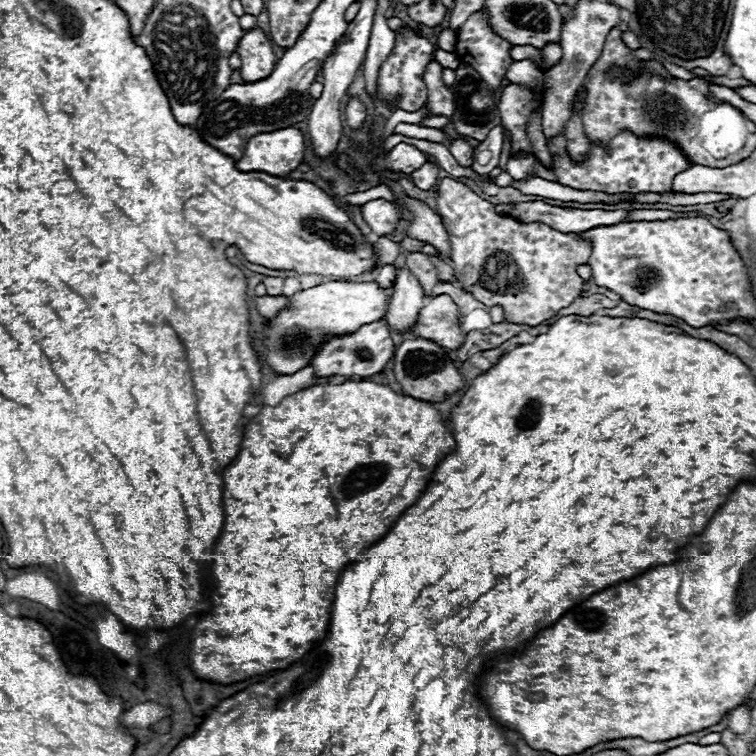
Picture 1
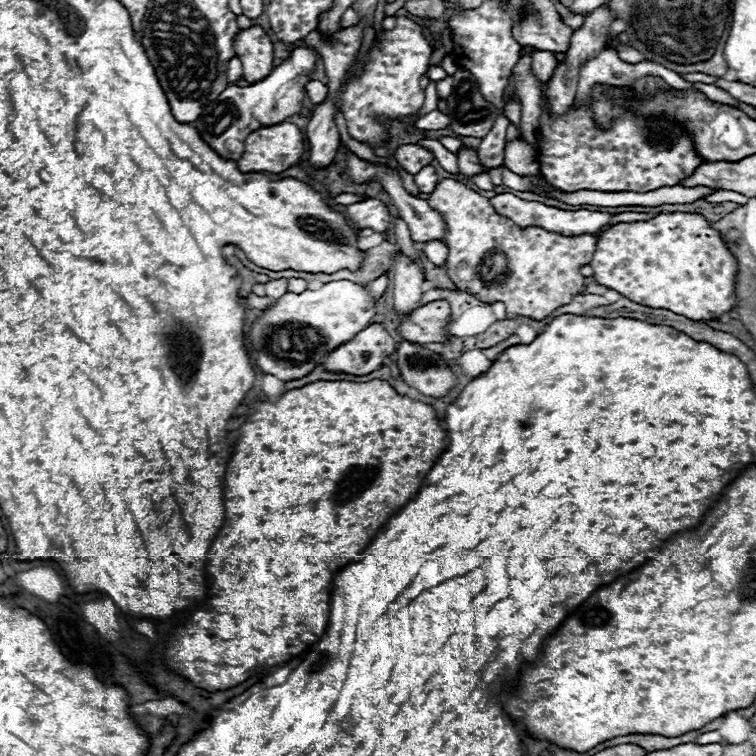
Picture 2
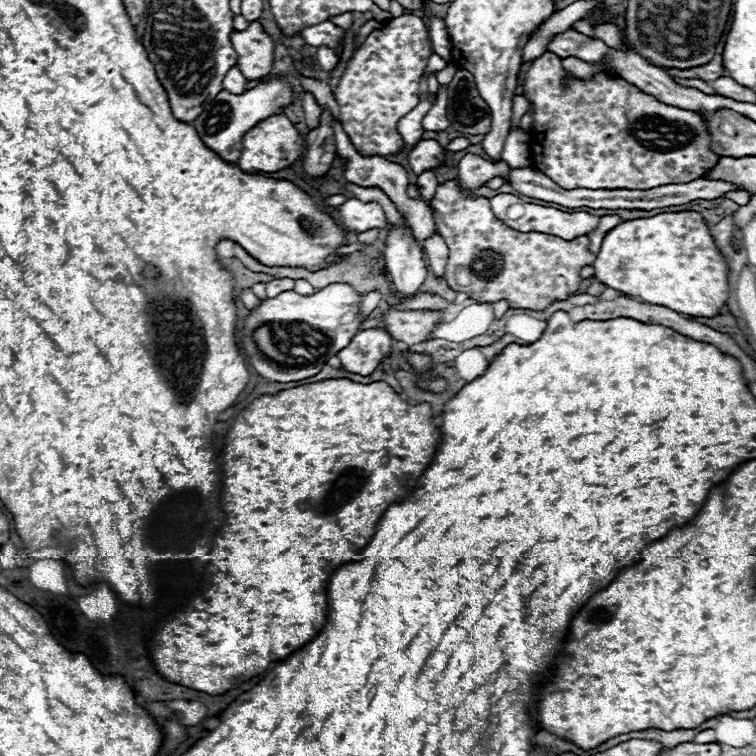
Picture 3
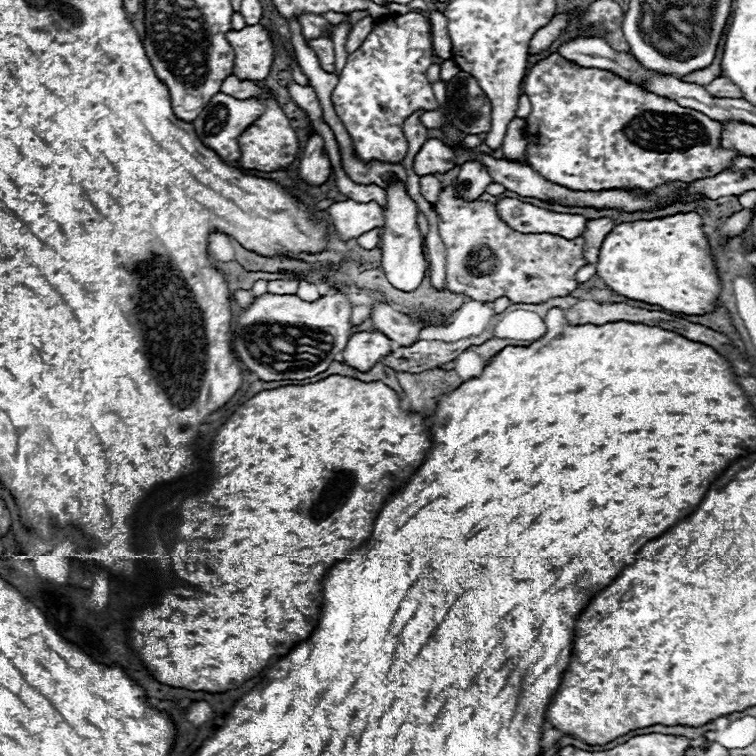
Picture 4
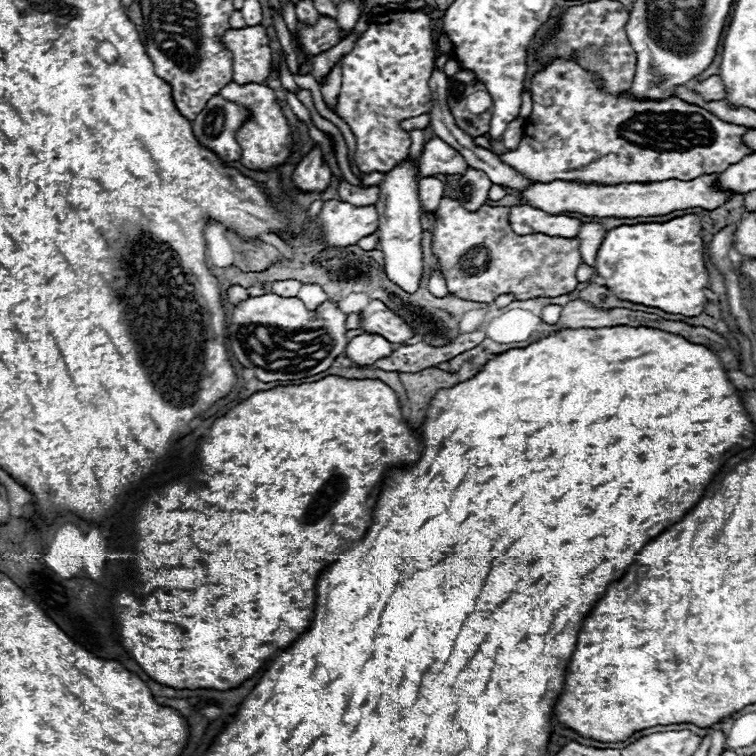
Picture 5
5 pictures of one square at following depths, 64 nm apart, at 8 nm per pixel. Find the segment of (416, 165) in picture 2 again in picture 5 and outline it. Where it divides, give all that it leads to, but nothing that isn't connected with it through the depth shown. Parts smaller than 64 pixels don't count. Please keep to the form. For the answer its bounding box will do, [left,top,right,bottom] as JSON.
[418,136,468,176]

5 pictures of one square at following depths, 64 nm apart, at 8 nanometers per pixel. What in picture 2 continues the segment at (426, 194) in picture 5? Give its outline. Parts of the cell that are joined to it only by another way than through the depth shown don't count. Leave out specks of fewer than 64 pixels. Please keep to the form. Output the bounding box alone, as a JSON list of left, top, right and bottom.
[414,166,438,194]

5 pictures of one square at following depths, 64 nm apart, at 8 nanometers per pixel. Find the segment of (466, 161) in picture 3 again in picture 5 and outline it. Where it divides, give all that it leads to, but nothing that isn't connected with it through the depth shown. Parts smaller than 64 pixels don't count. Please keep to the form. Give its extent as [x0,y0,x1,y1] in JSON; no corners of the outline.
[456,168,492,212]

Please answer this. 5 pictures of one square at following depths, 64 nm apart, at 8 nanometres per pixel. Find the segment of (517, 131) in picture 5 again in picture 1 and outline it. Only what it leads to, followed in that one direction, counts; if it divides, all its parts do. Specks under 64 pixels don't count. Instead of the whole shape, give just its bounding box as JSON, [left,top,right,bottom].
[506,153,556,182]

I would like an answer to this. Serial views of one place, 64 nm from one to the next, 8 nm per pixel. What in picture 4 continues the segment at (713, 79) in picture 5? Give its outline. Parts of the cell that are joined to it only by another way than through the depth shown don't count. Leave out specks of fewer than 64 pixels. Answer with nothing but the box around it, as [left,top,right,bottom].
[704,76,742,98]

